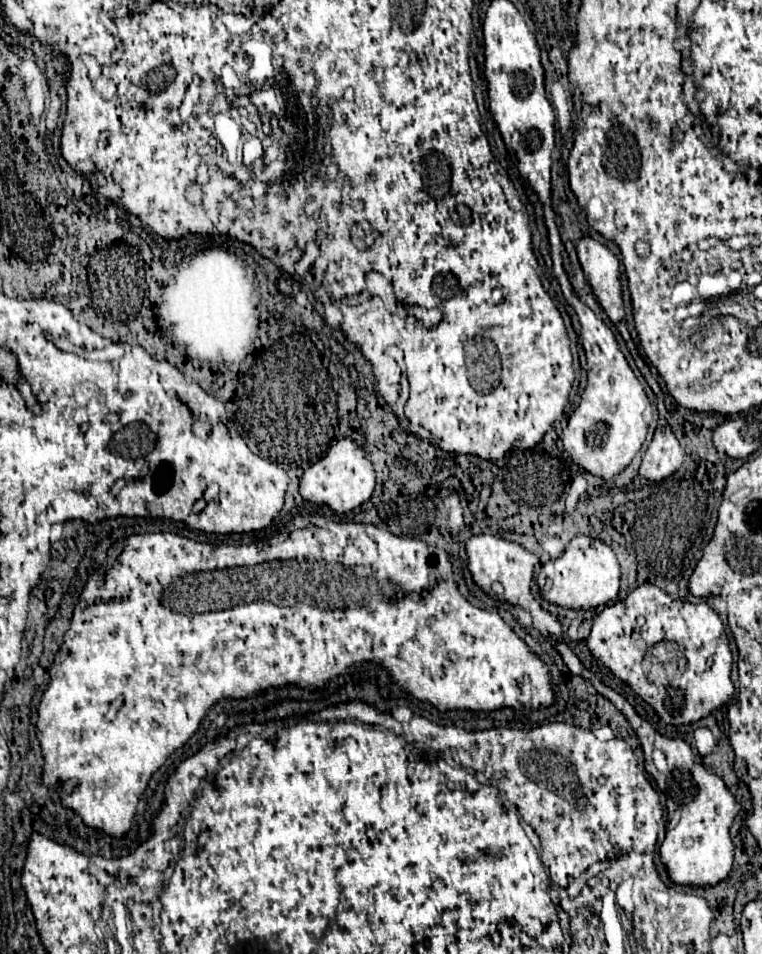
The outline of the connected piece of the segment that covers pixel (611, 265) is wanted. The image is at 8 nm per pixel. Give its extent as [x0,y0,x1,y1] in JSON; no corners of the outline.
[576,236,628,332]

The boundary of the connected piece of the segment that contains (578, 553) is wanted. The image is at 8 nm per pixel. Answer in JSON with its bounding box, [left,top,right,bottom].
[536,536,620,608]

